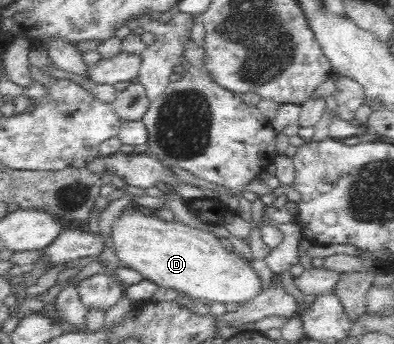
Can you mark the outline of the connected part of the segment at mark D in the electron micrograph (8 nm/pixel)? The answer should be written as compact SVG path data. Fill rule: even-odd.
M134 205L122 211L112 225L112 242L120 264L138 270L155 285L188 294L188 302L236 304L254 302L263 291L258 273L233 251L224 249L221 238L174 220L163 221Z

